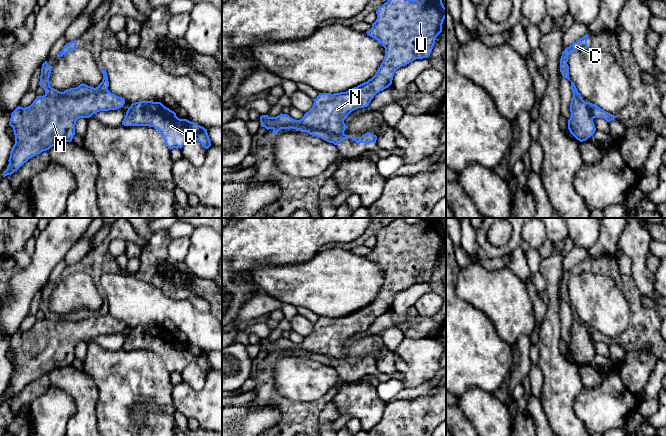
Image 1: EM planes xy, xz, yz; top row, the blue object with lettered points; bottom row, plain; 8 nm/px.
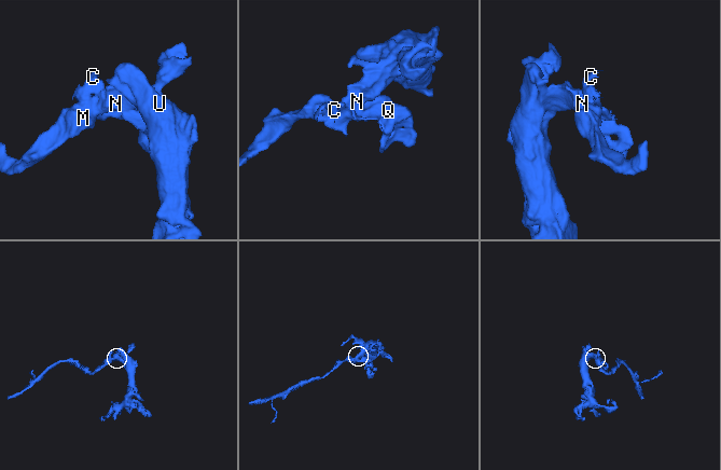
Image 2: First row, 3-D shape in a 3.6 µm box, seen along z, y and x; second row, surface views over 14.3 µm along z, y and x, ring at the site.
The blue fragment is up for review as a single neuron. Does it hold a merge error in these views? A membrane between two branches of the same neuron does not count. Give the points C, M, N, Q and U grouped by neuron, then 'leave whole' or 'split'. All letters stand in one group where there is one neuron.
C Q / M N U | split

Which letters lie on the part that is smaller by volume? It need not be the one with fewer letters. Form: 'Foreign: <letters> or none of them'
Foreign: C, Q

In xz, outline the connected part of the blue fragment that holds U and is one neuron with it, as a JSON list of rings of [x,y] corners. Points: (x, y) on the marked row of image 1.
[[[388,0],[377,9],[376,14],[376,21],[372,24],[372,28],[366,33],[382,44],[385,48],[385,57],[371,79],[346,92],[334,94],[319,93],[317,98],[314,99],[313,107],[306,112],[300,120],[294,120],[289,115],[282,113],[276,117],[262,115],[260,116],[261,127],[265,127],[267,130],[276,126],[279,126],[281,129],[290,129],[294,125],[301,124],[315,130],[343,134],[347,128],[344,123],[346,117],[358,108],[367,107],[377,93],[388,88],[392,84],[394,73],[398,68],[405,66],[416,59],[428,58],[430,56],[436,37],[442,32],[442,24],[446,18],[446,8],[444,7],[442,0]]]

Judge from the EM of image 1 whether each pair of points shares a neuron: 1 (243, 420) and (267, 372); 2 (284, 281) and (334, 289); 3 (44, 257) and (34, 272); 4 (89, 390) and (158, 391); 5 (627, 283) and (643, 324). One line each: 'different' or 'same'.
1: different
2: same
3: same
4: different
5: same

